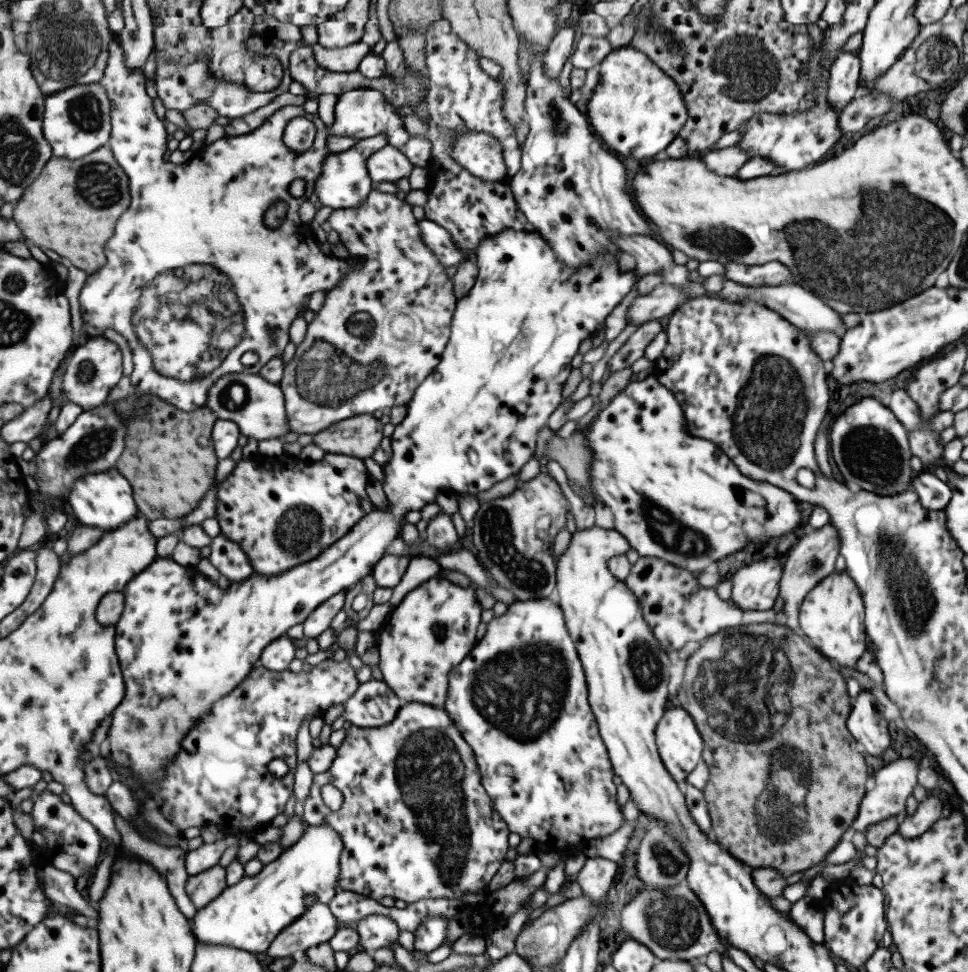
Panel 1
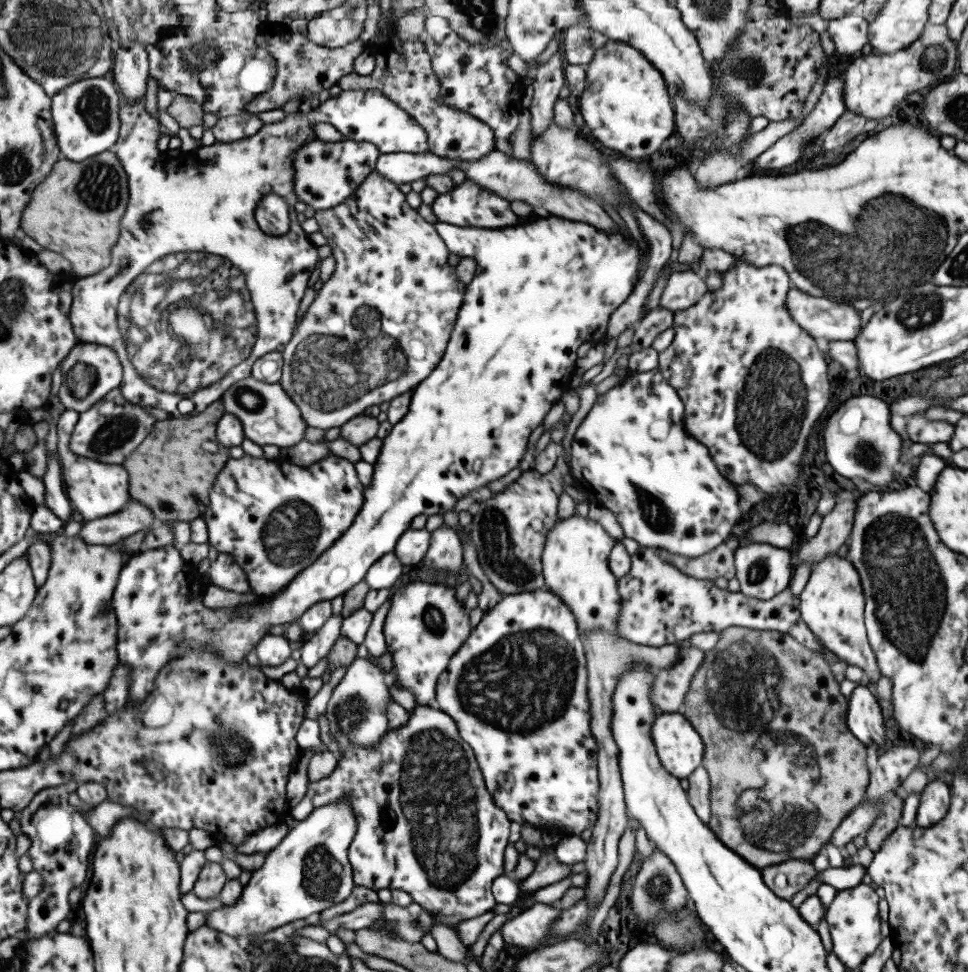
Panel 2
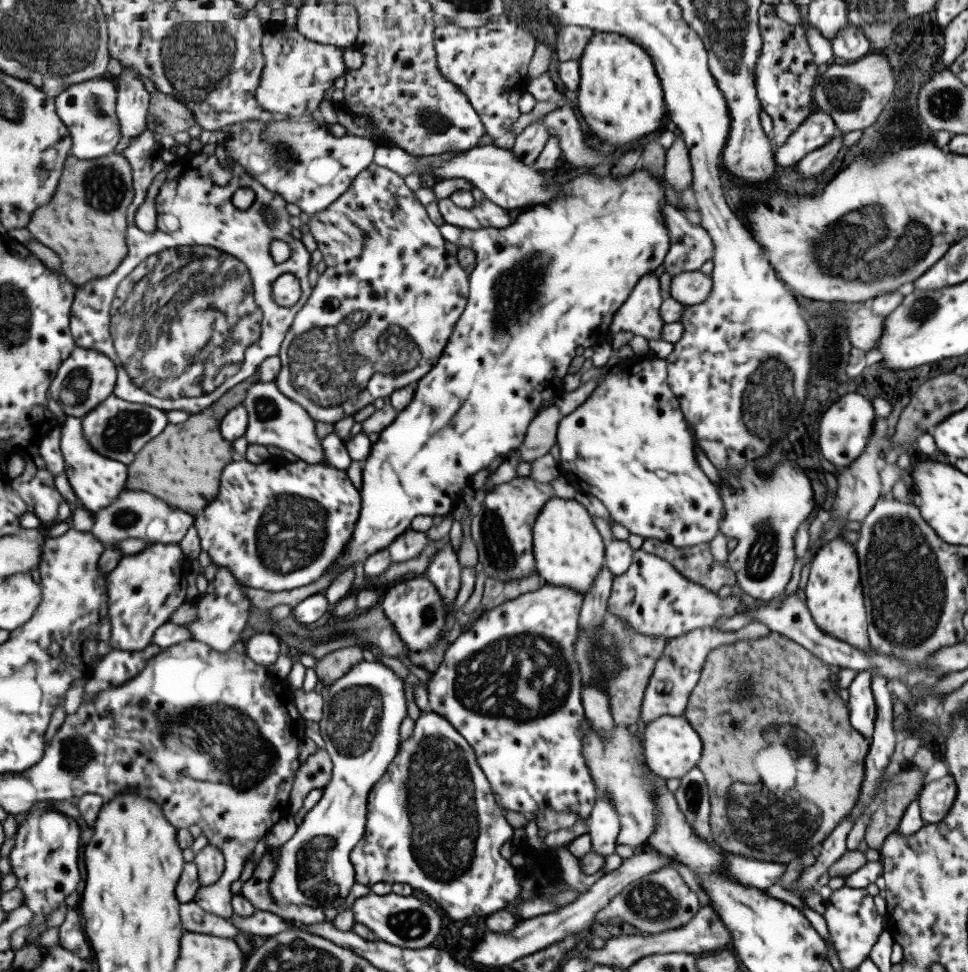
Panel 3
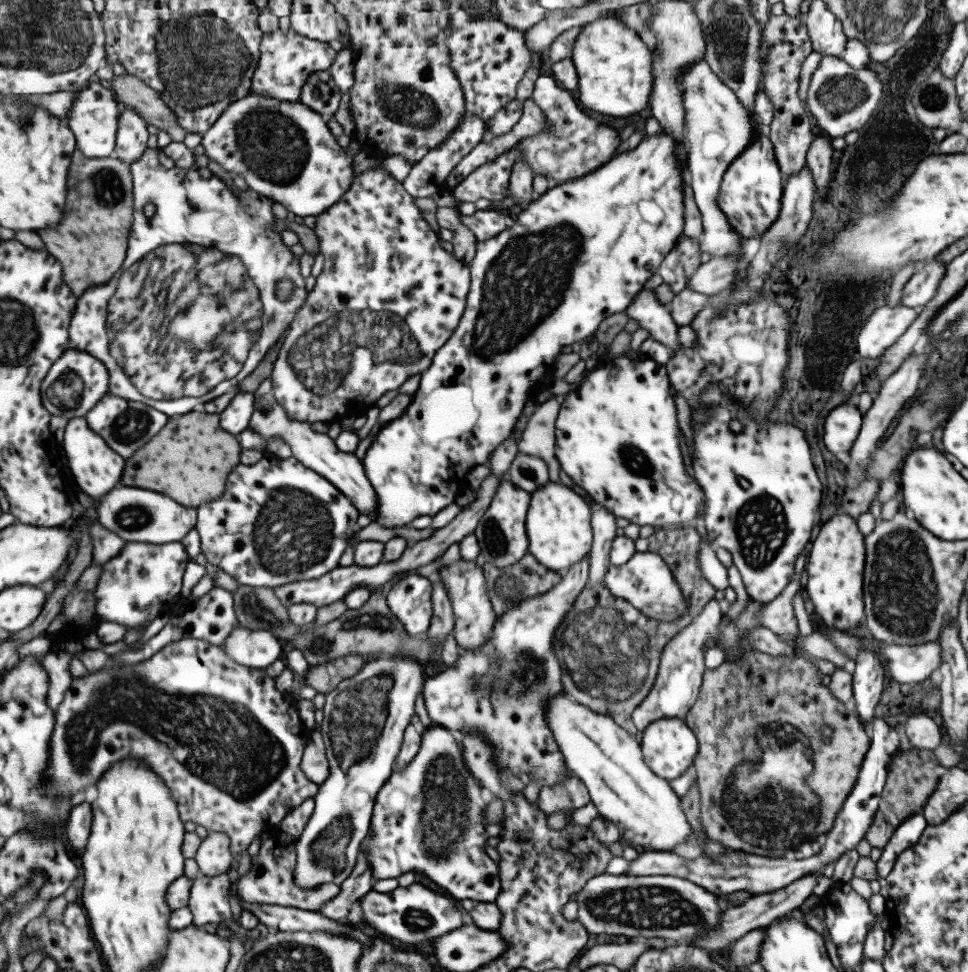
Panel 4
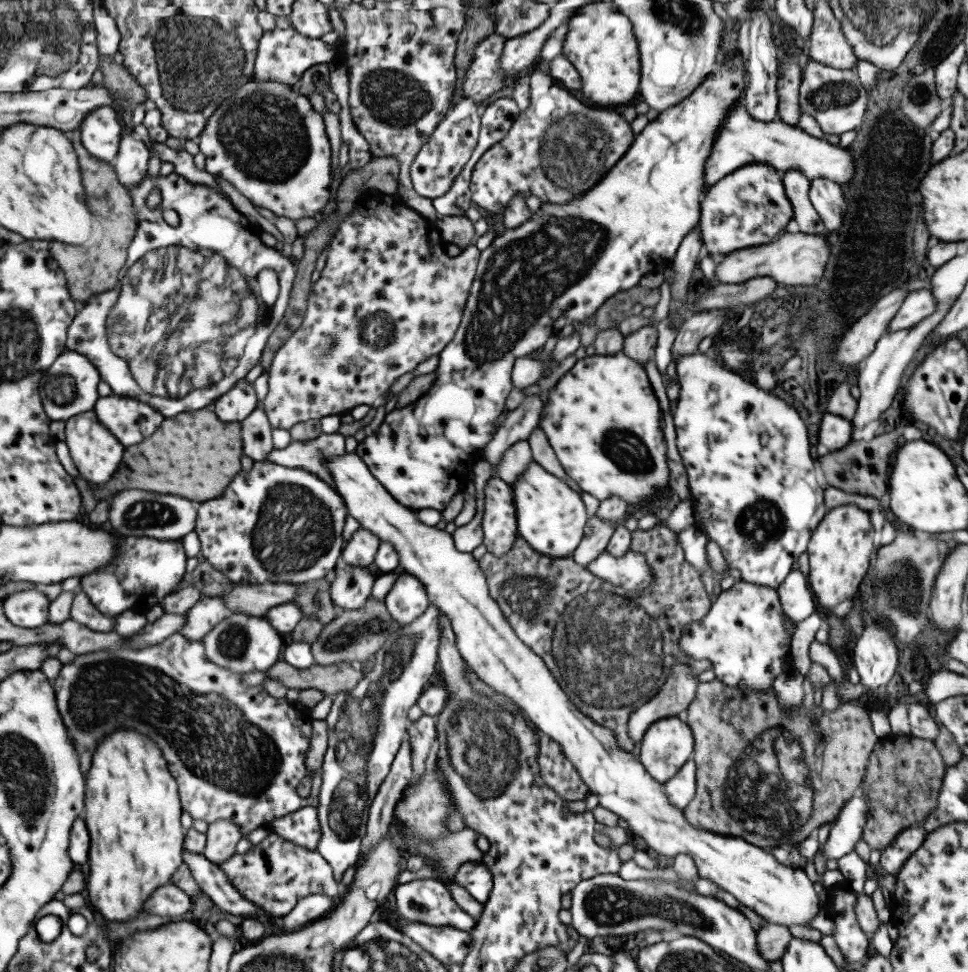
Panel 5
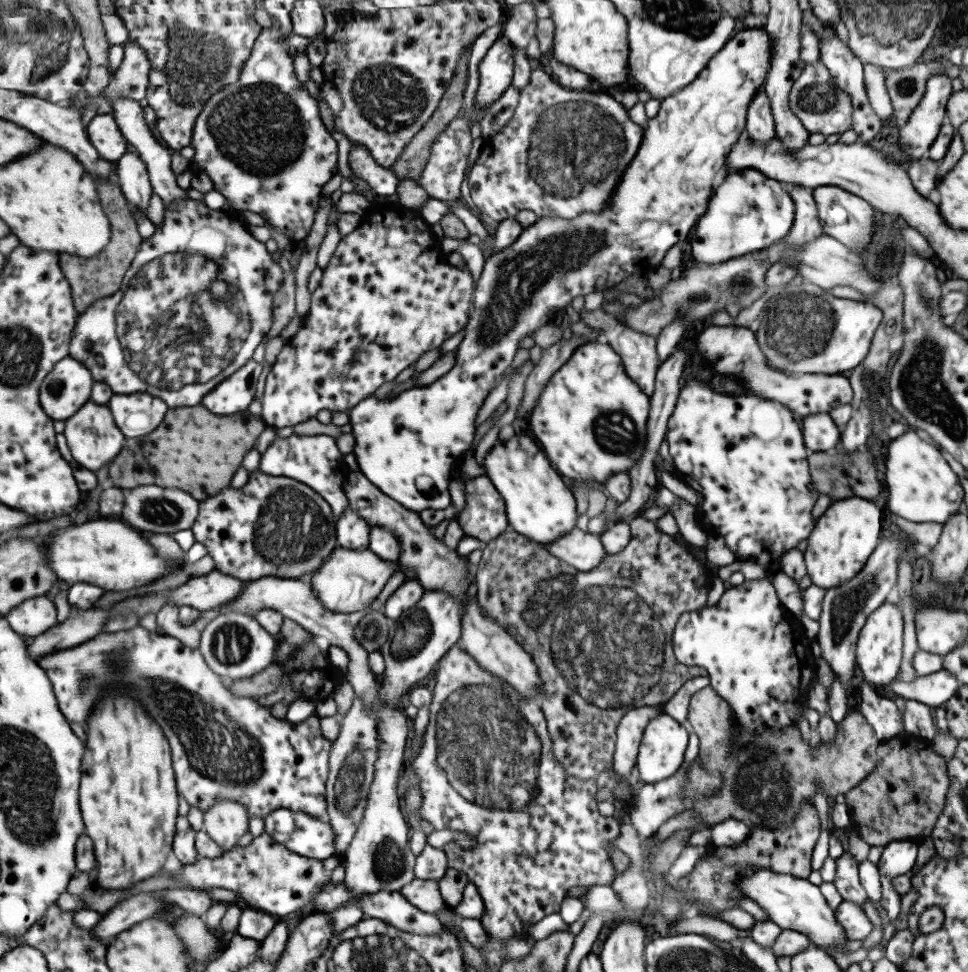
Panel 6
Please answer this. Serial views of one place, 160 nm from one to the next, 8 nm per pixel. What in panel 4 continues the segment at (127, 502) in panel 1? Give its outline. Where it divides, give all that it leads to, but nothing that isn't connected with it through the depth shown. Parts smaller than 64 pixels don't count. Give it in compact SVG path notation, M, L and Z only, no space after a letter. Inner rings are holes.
M87 417L69 419L63 441L60 444L63 452L64 465L71 473L72 482L77 484L87 494L96 498L98 502L113 489L121 486L125 472L126 458L113 450L106 438L97 434L91 427Z

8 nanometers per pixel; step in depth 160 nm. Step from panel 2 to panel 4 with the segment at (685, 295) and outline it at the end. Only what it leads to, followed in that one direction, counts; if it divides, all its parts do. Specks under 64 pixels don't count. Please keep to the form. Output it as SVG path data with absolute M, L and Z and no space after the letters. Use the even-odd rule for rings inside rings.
M711 257L689 277L685 289L700 292L707 296L713 296L727 288L735 279L735 257Z

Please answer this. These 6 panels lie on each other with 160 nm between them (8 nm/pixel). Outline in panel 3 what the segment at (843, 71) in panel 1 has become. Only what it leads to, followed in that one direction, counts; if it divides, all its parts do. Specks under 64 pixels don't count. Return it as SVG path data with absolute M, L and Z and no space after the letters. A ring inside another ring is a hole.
M816 109L809 113L801 125L797 126L789 135L787 141L779 149L773 149L773 162L779 167L794 166L800 157L831 143L835 136L834 119L828 114Z

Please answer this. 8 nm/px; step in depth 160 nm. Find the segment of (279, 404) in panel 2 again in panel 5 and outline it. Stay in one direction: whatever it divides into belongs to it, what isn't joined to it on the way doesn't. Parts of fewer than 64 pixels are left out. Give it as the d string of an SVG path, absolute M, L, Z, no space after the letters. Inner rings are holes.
M344 452L339 456L322 454L320 464L321 472L329 474L332 478L333 486L346 506L346 512L359 523L361 528L375 534L380 541L391 543L398 556L398 570L414 576L423 585L429 604L434 605L449 619L455 647L469 669L493 691L504 694L512 700L541 734L547 735L557 744L563 758L575 767L583 784L588 786L589 792L597 796L598 805L614 812L620 818L620 824L625 827L633 842L653 855L674 857L677 854L685 854L690 856L699 878L705 878L727 894L731 894L737 902L762 916L766 924L773 923L786 927L793 924L805 926L811 918L817 916L820 910L818 896L803 870L781 865L768 853L768 850L753 846L743 841L741 837L715 834L687 824L682 811L671 806L666 795L663 794L662 783L651 778L640 764L636 750L627 752L619 749L612 730L599 726L597 722L593 722L575 708L575 705L555 683L544 660L535 656L535 652L531 652L515 636L494 599L490 597L484 574L478 567L478 561L471 557L471 553L459 552L454 547L452 536L443 529L418 521L416 513L406 506L401 506L377 482L359 455L354 452Z

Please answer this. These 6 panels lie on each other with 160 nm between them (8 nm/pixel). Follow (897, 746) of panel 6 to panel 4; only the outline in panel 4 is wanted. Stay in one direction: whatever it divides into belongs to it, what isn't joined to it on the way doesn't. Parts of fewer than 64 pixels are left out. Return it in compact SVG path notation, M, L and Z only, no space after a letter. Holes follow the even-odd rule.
M909 747L898 750L887 763L887 774L883 785L877 810L872 816L871 824L865 833L865 840L873 848L887 844L893 831L909 816L920 810L928 796L934 791L938 777L933 768L938 765L932 750Z

